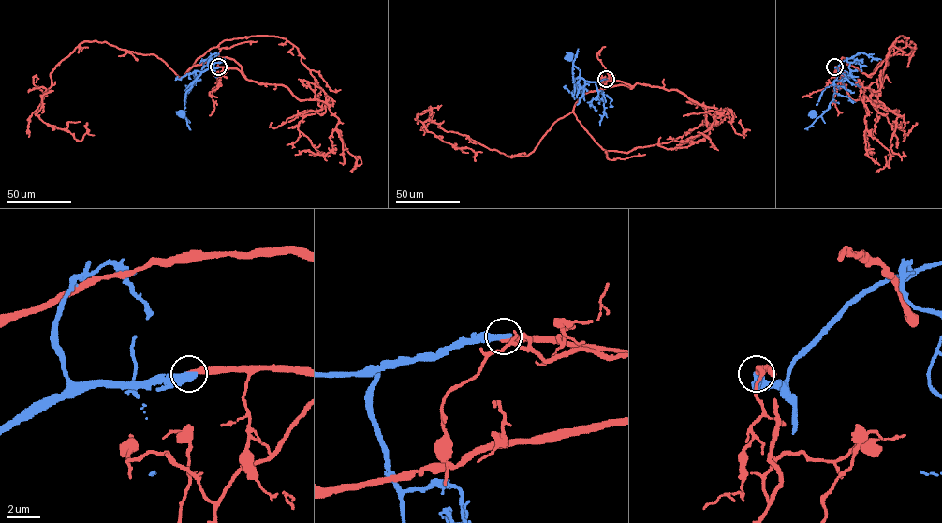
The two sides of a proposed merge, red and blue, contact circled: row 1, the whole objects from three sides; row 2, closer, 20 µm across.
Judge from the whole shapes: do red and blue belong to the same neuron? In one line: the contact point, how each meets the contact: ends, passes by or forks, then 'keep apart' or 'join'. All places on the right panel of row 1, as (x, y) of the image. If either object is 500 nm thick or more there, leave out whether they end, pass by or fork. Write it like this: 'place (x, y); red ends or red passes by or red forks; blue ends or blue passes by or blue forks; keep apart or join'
place (834, 67); red ends; blue ends; keep apart

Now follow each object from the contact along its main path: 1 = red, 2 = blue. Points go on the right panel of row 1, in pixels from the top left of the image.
1: (835, 67), (870, 77), (911, 53), (905, 41), (890, 46), (876, 109), (904, 141), (917, 123)
2: (835, 67), (838, 69), (833, 82), (835, 92), (829, 108), (817, 118), (813, 113)

